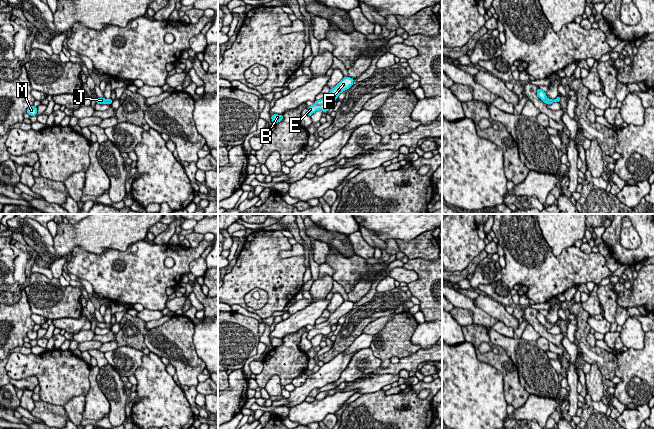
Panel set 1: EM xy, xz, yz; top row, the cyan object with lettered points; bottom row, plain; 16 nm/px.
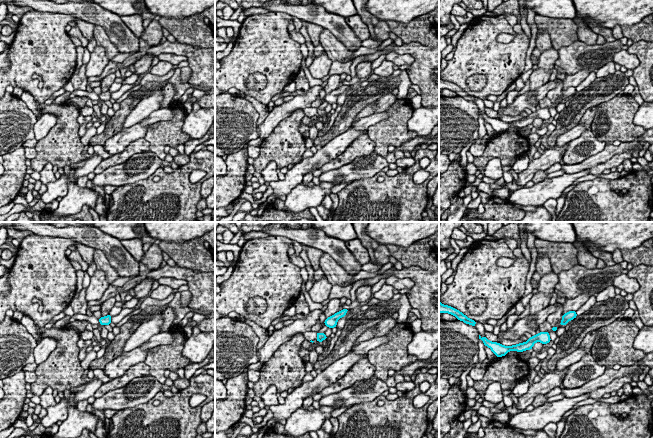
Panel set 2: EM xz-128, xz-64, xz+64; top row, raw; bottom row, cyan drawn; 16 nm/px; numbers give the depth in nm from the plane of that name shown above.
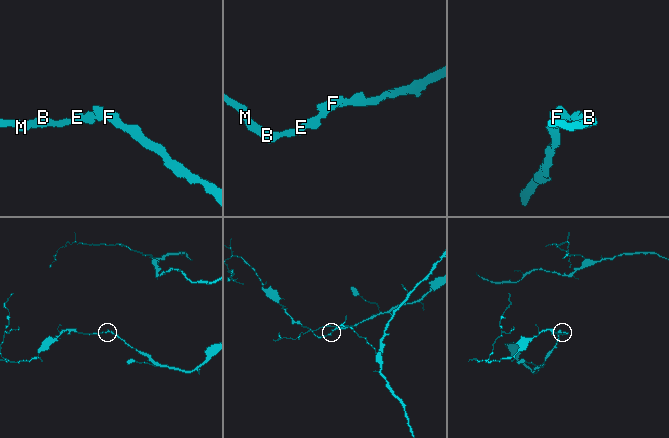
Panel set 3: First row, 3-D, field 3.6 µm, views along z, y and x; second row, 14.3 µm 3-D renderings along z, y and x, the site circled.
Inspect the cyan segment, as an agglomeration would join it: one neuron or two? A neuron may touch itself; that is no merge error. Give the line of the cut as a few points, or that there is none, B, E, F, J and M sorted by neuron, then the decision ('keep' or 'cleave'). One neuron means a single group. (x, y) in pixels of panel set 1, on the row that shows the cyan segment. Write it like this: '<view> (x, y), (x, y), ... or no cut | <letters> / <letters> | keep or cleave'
no cut | B E F J M | keep

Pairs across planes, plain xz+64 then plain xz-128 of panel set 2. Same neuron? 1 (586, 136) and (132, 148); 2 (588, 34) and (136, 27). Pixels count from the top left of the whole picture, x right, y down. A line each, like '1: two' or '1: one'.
1: one
2: one

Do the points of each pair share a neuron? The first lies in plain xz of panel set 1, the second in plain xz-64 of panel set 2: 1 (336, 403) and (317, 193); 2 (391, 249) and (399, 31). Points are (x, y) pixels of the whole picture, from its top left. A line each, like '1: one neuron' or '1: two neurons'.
1: one neuron
2: two neurons

